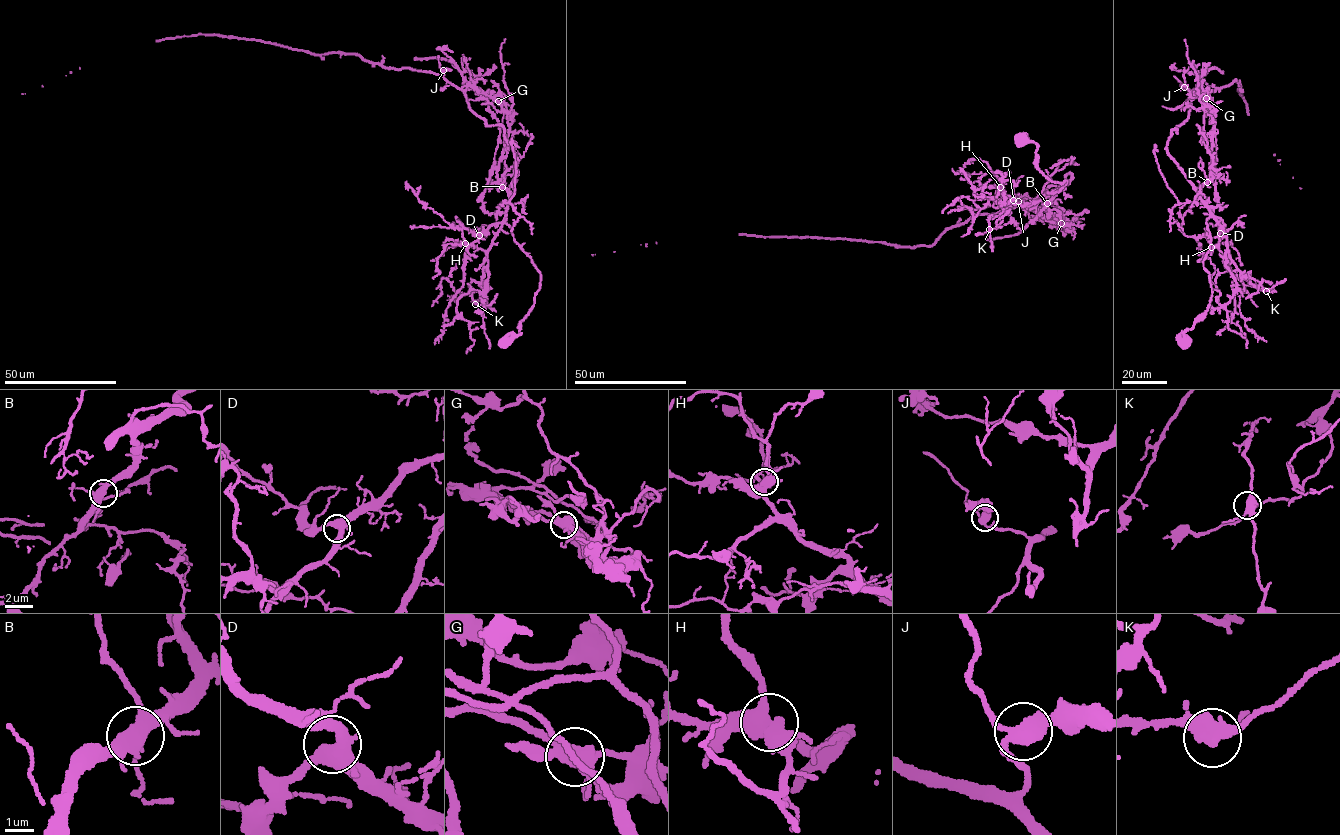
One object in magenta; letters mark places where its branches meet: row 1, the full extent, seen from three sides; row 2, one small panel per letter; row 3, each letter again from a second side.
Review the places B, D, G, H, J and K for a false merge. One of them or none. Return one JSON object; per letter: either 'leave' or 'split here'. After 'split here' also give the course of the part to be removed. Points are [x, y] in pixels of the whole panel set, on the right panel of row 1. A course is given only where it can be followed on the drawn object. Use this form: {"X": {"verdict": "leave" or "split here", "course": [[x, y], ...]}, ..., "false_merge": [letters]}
{"B": {"verdict": "leave"}, "D": {"verdict": "leave"}, "G": {"verdict": "split here", "course": [[1206, 98], [1203, 100], [1216, 137], [1215, 201]]}, "H": {"verdict": "leave"}, "J": {"verdict": "leave"}, "K": {"verdict": "leave"}, "false_merge": ["G"]}

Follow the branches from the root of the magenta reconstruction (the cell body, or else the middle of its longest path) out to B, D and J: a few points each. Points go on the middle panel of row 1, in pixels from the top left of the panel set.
B: (1020, 139), (1037, 145), (1038, 168), (1050, 180), (1067, 181), (1044, 194), (1053, 196), (1047, 203)
D: (1020, 139), (1037, 145), (1038, 168), (1050, 180), (1067, 181), (1060, 191), (1030, 204), (1013, 200)
J: (1020, 139), (1037, 145), (1050, 180), (1067, 181), (1041, 198), (1072, 176), (1033, 205), (1018, 201)

